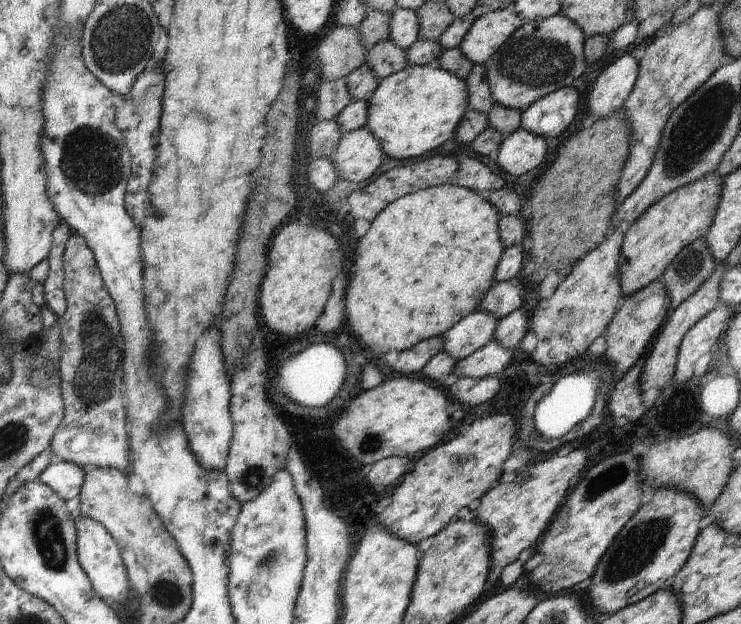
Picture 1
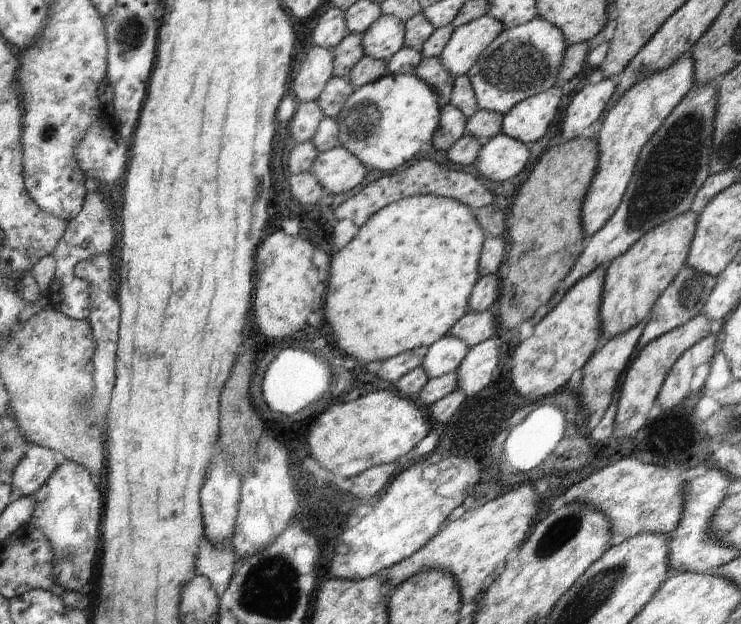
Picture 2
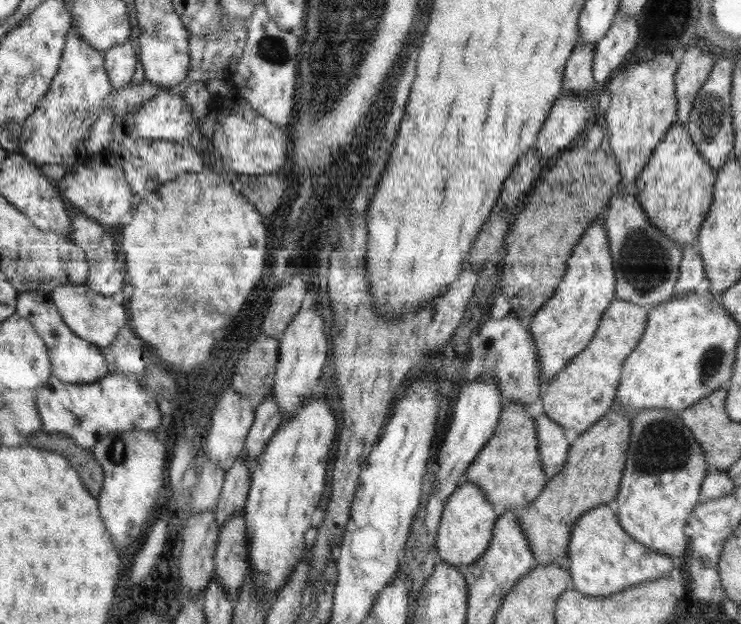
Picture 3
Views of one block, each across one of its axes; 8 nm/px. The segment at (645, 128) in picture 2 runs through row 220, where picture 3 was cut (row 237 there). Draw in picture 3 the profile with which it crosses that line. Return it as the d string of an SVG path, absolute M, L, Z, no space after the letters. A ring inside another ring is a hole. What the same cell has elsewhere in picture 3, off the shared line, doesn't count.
M603 215L598 216L597 220L585 230L585 233L576 243L572 255L568 258L566 266L566 274L562 277L562 282L556 287L554 294L533 315L532 322L529 324L537 348L541 380L544 383L558 374L572 358L585 349L598 328L601 314L615 298L616 277L612 265L608 235L603 225Z

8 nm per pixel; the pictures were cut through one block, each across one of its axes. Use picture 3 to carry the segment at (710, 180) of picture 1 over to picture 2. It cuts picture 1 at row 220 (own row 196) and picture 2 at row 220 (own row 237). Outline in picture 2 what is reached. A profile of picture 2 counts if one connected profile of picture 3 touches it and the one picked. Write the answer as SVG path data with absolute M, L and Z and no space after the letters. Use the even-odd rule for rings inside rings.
M691 210L668 220L646 232L628 252L611 260L606 268L606 276L600 304L600 337L608 340L628 332L639 322L642 322L654 306L654 302L678 276L685 265L696 230L699 214Z

